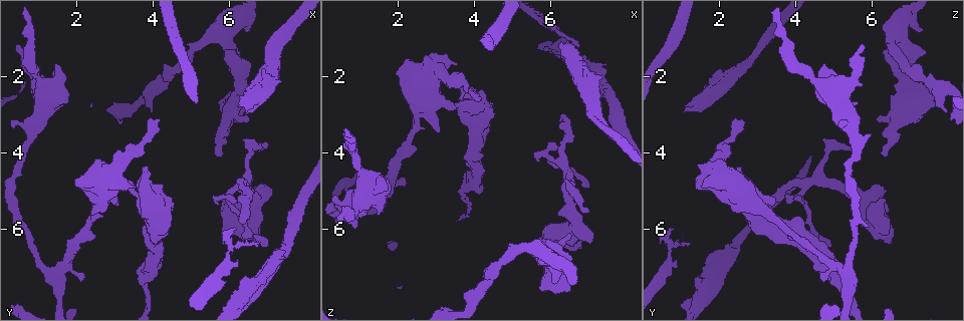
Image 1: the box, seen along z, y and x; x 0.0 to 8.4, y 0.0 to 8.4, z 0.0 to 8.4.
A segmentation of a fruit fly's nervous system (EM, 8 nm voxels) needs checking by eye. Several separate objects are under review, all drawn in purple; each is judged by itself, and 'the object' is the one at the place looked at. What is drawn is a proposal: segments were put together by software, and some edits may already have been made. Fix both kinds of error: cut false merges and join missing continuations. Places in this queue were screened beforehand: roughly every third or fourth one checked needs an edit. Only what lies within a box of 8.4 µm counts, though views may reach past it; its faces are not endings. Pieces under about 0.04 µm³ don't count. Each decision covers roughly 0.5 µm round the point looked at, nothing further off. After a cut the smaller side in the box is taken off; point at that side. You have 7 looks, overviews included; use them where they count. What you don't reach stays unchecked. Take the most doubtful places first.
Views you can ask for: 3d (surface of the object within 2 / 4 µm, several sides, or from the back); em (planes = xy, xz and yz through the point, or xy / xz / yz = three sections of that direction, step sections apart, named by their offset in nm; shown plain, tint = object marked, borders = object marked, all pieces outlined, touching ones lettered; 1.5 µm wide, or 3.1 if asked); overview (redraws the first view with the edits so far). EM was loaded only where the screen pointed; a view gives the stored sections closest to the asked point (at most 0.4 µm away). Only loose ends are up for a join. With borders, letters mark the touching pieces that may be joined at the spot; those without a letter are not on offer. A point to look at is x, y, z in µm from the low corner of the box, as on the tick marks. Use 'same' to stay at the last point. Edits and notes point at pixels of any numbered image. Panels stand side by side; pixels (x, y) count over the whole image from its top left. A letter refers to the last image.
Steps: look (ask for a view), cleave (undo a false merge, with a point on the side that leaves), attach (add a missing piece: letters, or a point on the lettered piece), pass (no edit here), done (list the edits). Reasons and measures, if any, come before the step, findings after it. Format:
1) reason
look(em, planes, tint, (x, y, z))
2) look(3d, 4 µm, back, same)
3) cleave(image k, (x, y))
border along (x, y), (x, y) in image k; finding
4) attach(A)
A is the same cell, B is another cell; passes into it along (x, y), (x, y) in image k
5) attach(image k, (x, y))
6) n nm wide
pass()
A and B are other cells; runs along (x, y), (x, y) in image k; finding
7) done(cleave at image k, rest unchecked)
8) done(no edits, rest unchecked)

an open end
look(em, planes, borders, (6.40, 2.90, 1.10))

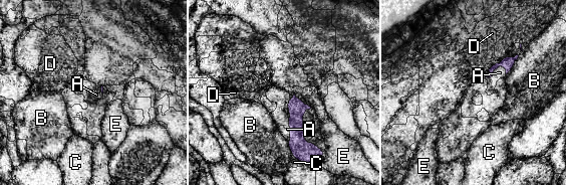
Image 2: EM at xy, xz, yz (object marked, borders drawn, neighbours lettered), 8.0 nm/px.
attach(A)
A is the same cell, B, C, D and E are other cells; passes into it along (508, 62), (495, 69), (500, 72) in image 2; the cell continues

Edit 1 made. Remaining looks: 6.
look(overview)

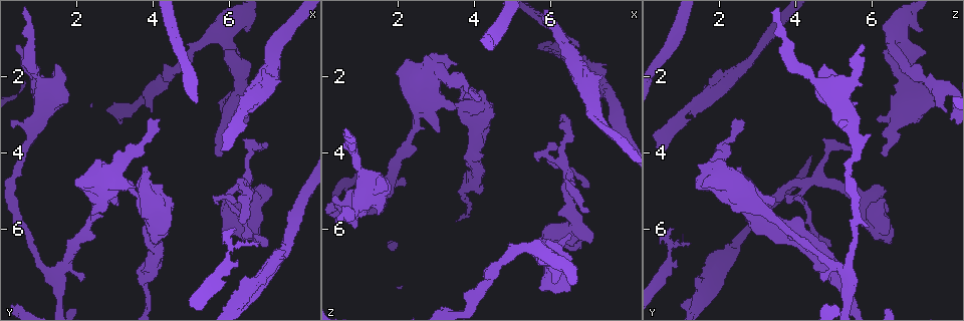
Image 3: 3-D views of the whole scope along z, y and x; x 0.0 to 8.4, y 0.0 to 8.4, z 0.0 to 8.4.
an open end
look(3d, 2 µm, (5.55, 5.15, 4.05))

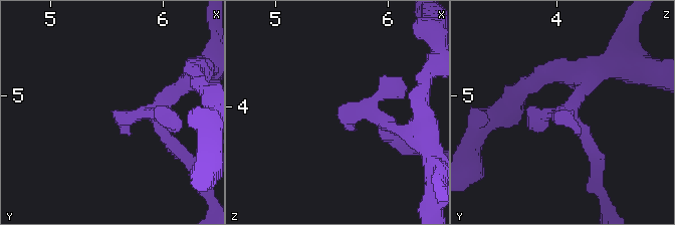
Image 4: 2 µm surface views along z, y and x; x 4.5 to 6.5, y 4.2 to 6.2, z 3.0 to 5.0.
look(em, xz, step 4, borders, (5.52, 5.16, 4.06))

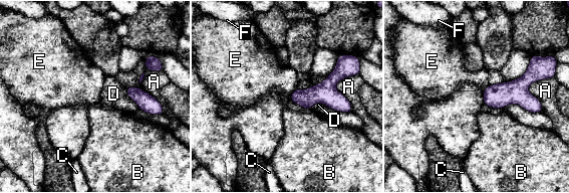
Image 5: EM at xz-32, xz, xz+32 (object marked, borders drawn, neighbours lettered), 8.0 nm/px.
A touches over 300 nm
pass()
A, B, C, D, E and F are other cells; no lettered piece goes on from it

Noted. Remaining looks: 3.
free end
look(em, planes, borders, (4.15, 3.15, 2.60))

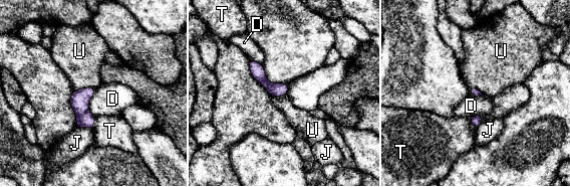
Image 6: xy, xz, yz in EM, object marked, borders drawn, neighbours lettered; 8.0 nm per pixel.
pass()
D, J, T and U are other cells; runs along (251, 62), (272, 88), (284, 91) in image 6; none of them fits

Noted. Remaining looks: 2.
done(attach at image 2, rest unchecked)

